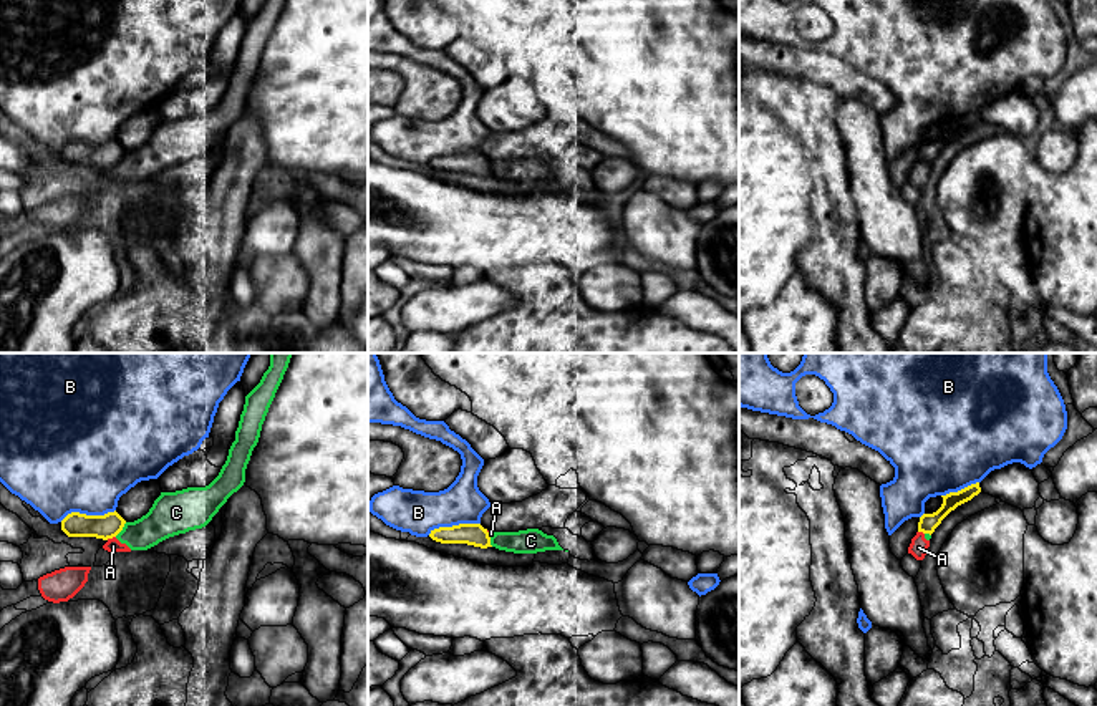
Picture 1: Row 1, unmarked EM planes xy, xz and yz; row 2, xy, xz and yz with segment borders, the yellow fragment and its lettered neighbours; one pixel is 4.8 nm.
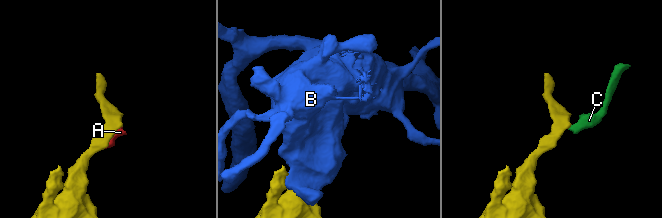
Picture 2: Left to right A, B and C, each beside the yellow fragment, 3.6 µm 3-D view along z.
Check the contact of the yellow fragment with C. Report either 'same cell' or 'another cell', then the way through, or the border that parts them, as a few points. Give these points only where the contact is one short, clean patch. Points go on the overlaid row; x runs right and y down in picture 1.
another cell; border xy (126, 522), (115, 536)

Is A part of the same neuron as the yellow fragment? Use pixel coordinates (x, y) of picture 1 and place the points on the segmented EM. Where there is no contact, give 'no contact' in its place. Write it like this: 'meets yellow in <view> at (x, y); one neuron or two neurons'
meets yellow in xy at (110, 537); two neurons

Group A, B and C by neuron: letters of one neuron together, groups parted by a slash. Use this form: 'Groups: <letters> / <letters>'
Groups: A C / B

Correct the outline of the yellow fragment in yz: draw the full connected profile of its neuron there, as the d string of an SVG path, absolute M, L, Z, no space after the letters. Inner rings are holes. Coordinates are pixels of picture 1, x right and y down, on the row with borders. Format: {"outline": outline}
{"outline": "M979 482L971 484L958 492L950 492L943 497L941 507L933 514L923 514L918 522L918 532L933 534L935 529L941 524L941 520L954 510L958 505L971 500L974 496L981 492Z"}

